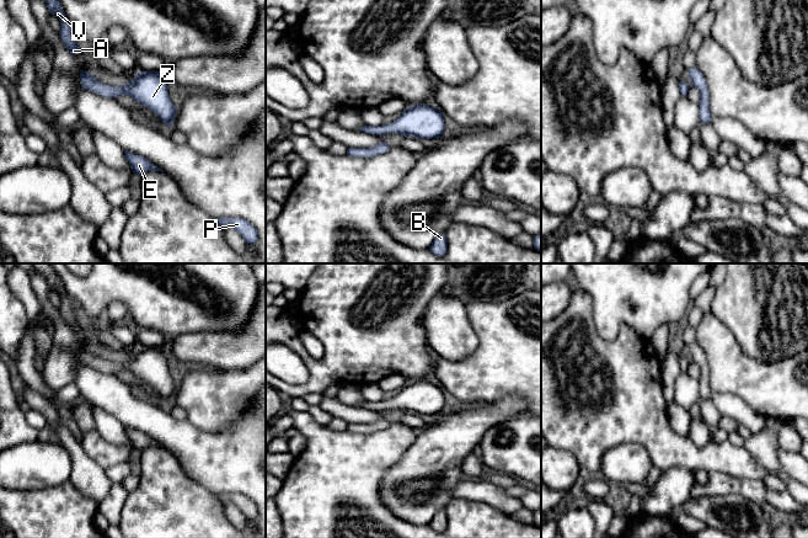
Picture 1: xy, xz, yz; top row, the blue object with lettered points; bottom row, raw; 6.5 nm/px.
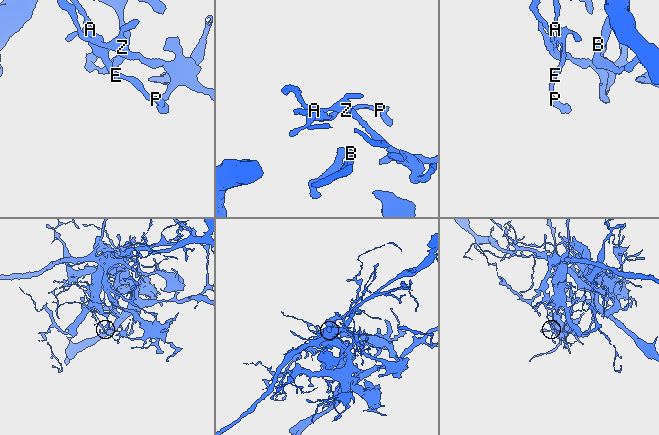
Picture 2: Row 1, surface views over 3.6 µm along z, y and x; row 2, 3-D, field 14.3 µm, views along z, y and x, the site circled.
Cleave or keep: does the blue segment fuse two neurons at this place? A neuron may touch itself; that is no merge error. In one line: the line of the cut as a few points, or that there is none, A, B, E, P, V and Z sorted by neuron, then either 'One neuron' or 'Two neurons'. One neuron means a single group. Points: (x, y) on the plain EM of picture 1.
Split along xz (373, 404), (383, 410). Groups: A E P V / B Z. Two neurons

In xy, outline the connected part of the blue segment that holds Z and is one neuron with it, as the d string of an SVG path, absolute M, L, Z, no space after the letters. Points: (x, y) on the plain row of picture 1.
M138 347L135 353L123 362L106 361L98 369L108 374L129 372L156 389L167 404L177 390L177 384L168 371L167 356L161 347Z

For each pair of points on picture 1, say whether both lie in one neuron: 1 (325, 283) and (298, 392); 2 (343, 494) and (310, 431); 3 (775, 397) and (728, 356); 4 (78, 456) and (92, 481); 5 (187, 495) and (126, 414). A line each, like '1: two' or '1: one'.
1: one
2: one
3: one
4: one
5: two

